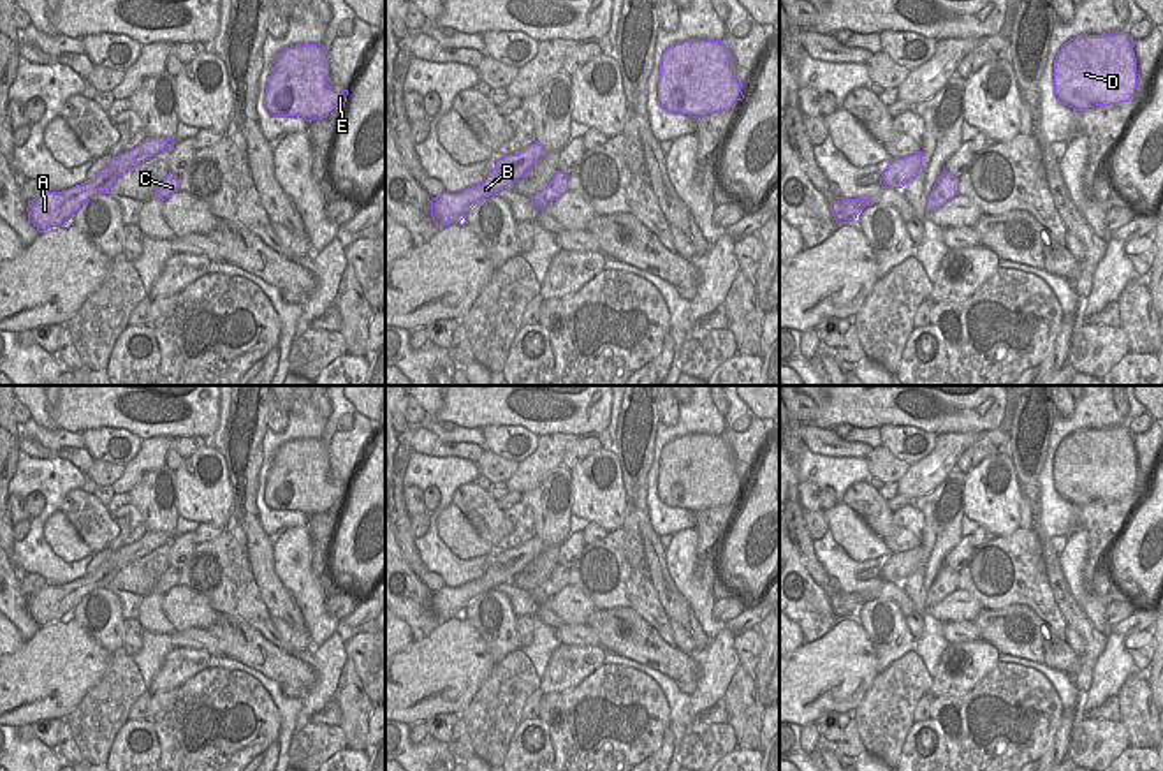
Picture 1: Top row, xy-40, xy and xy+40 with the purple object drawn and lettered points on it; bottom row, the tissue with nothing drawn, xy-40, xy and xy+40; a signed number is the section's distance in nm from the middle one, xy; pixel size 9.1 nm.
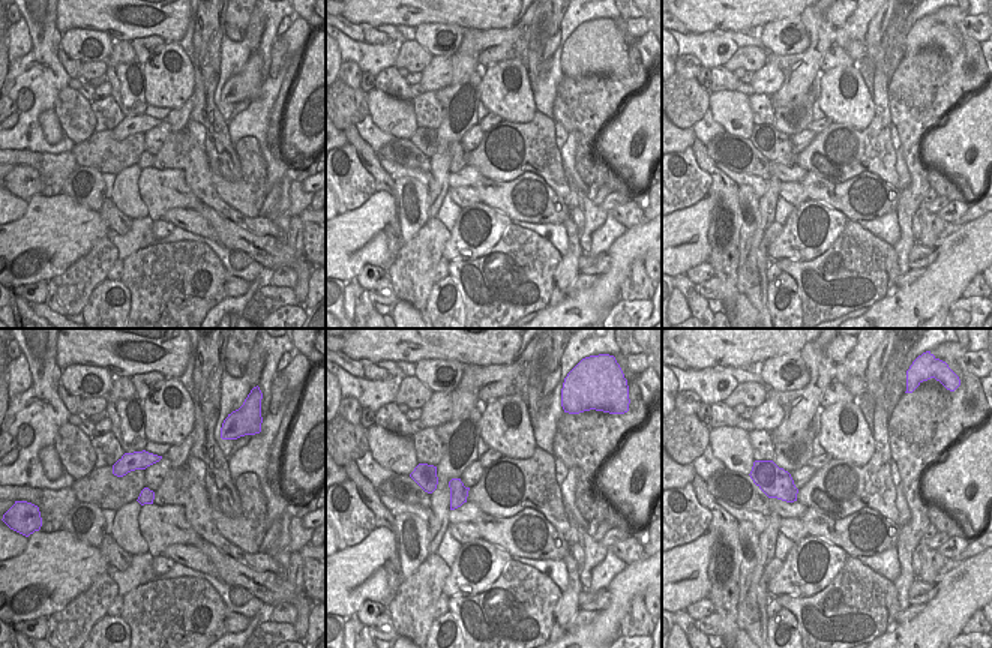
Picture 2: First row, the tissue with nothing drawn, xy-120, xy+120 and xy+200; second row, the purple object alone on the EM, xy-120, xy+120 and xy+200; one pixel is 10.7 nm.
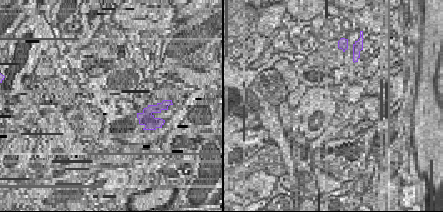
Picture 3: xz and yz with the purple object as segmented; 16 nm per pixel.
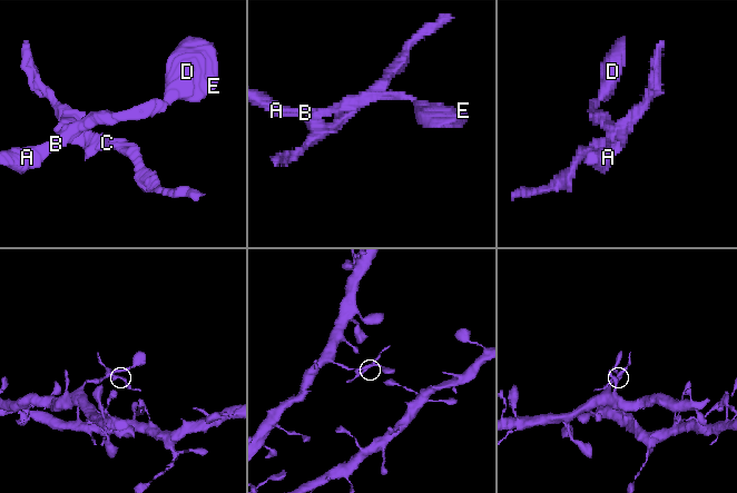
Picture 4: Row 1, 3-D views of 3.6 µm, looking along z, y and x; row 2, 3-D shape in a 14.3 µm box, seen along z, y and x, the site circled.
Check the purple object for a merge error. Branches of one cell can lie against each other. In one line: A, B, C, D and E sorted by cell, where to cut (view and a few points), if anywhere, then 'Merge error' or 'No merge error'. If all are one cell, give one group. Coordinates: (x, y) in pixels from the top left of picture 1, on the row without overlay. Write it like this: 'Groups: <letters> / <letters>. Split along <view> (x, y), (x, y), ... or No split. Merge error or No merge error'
Groups: A B C D E. No split. No merge error.

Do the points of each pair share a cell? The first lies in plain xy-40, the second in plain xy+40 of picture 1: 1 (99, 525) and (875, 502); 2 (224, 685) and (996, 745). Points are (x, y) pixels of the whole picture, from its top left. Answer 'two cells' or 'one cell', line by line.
1: one cell
2: one cell

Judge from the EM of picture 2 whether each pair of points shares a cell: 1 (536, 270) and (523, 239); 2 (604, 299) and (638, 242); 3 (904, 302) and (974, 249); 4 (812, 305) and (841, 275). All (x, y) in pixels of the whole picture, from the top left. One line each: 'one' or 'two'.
1: one
2: one
3: one
4: one

